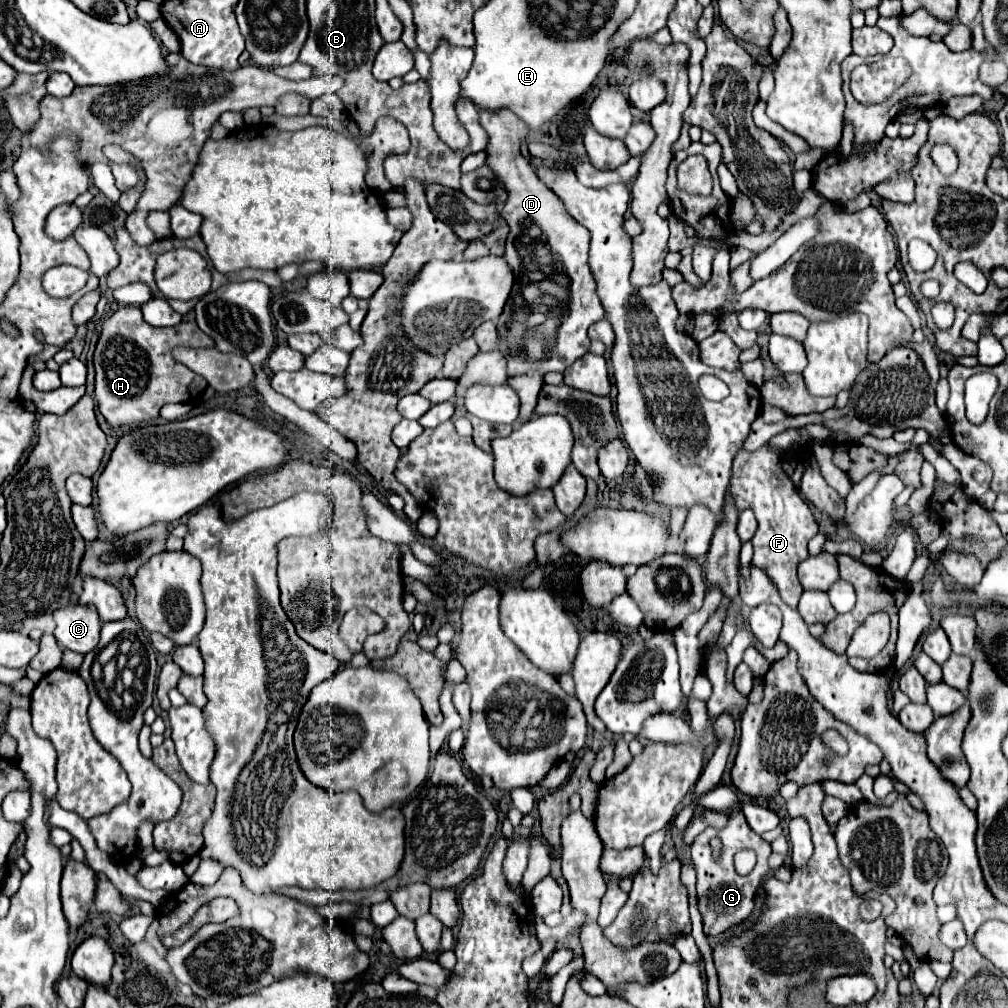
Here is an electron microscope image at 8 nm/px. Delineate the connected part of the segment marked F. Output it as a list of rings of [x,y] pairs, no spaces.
[[[762,446],[755,452],[743,452],[733,460],[731,476],[731,494],[739,510],[751,508],[759,522],[759,528],[753,536],[753,566],[765,570],[779,590],[779,596],[791,608],[797,608],[797,602],[803,594],[803,586],[797,580],[797,564],[809,556],[807,542],[817,534],[817,522],[811,514],[809,504],[801,498],[799,490],[783,472],[782,457],[776,452],[769,452]]]

